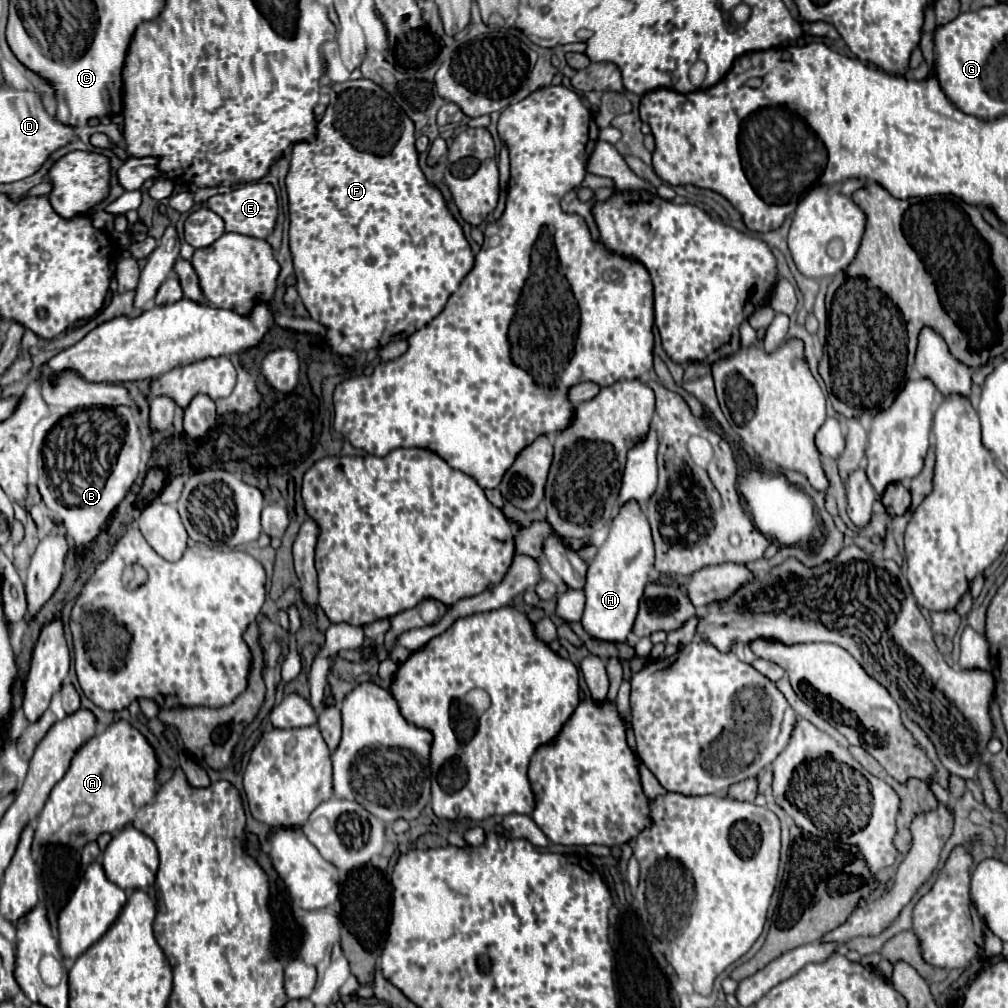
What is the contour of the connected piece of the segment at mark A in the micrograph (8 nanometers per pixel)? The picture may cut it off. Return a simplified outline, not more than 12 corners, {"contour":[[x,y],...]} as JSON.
{"contour":[[130,723],[76,751],[32,849],[82,851],[152,799],[156,755]]}

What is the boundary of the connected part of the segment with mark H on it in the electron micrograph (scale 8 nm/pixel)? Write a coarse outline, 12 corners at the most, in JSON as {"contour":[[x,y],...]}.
{"contour":[[636,501],[588,567],[582,625],[626,643],[654,547]]}

